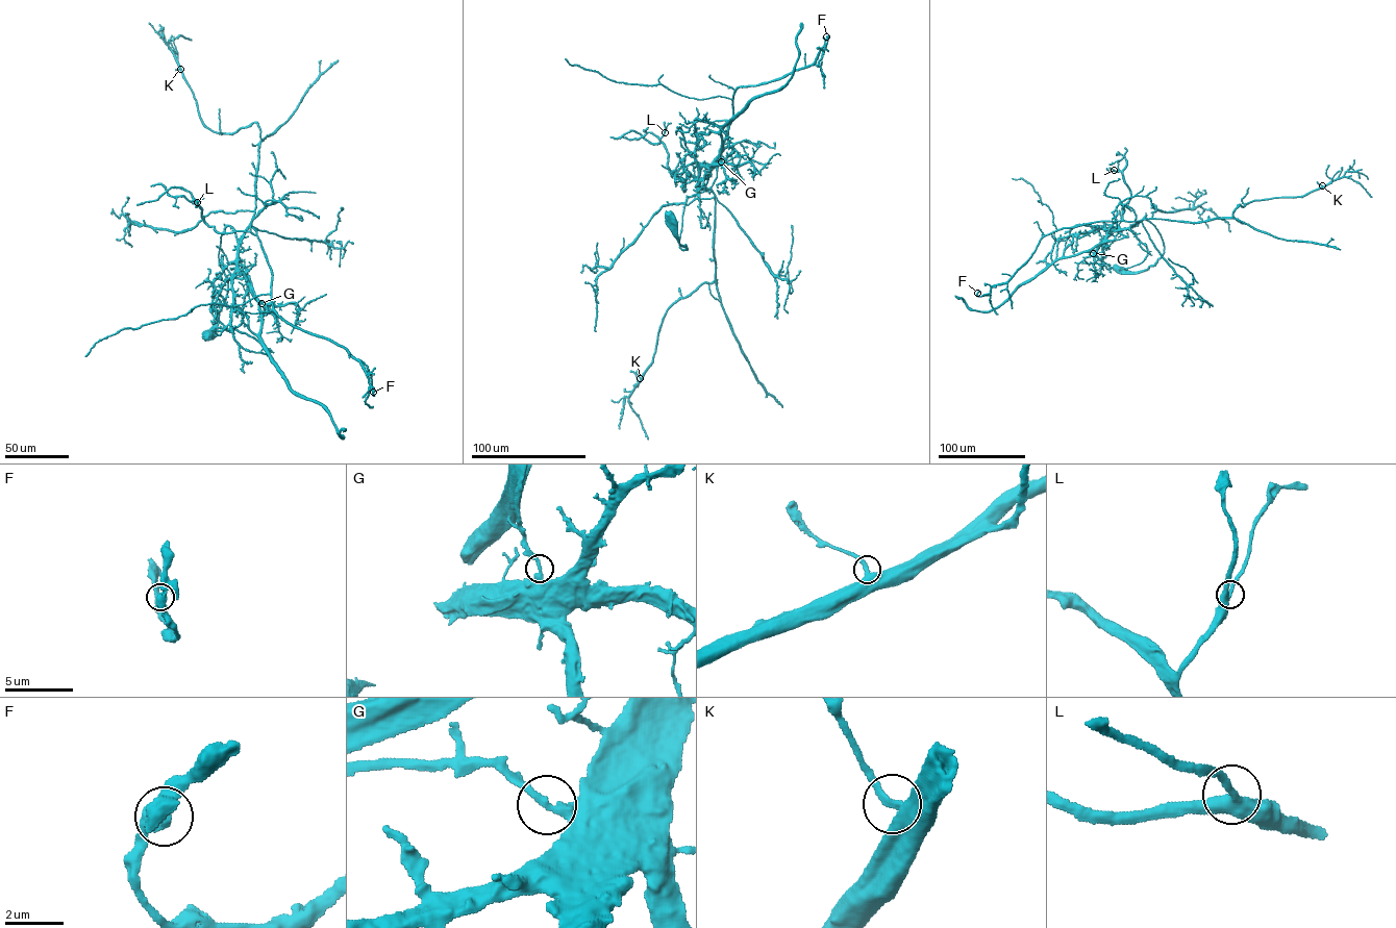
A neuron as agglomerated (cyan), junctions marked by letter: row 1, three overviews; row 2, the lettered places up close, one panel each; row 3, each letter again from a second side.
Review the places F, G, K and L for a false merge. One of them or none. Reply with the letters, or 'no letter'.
G

